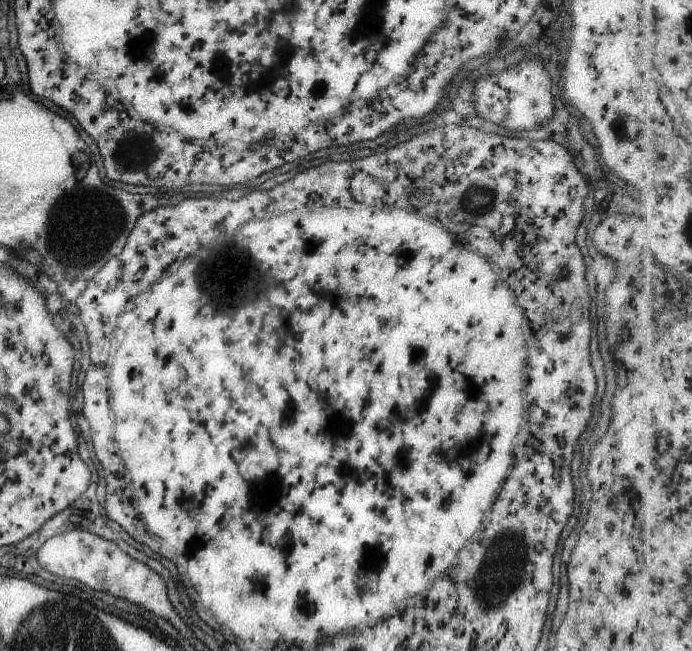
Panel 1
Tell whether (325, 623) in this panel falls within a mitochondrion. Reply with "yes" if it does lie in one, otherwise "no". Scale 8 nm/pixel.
no

